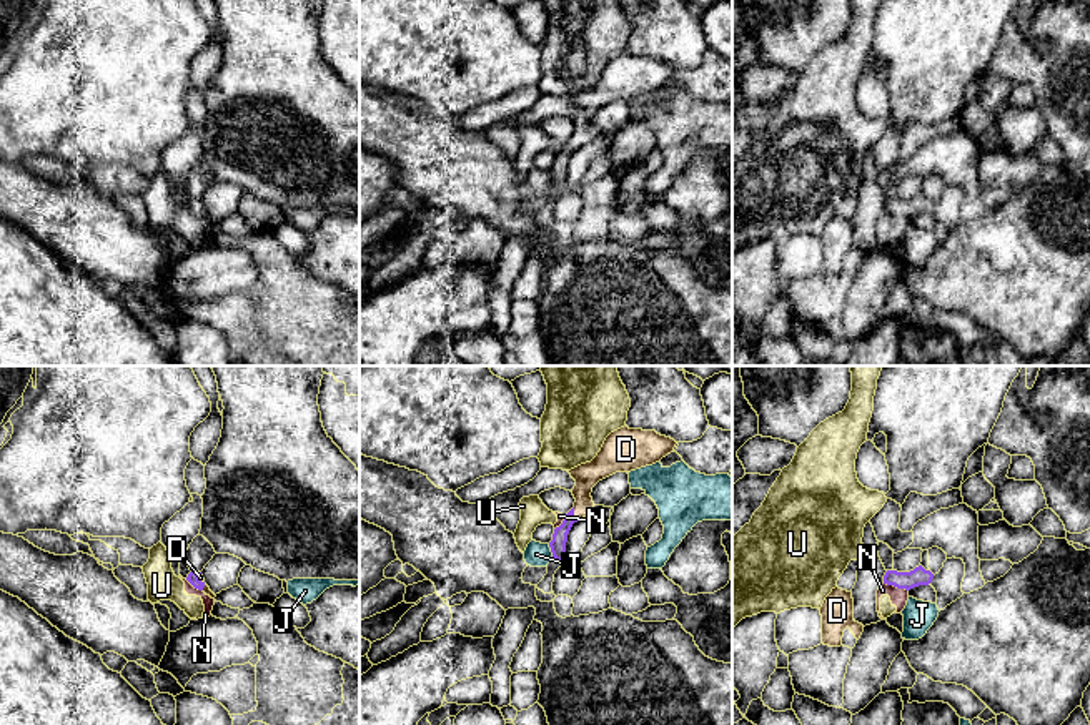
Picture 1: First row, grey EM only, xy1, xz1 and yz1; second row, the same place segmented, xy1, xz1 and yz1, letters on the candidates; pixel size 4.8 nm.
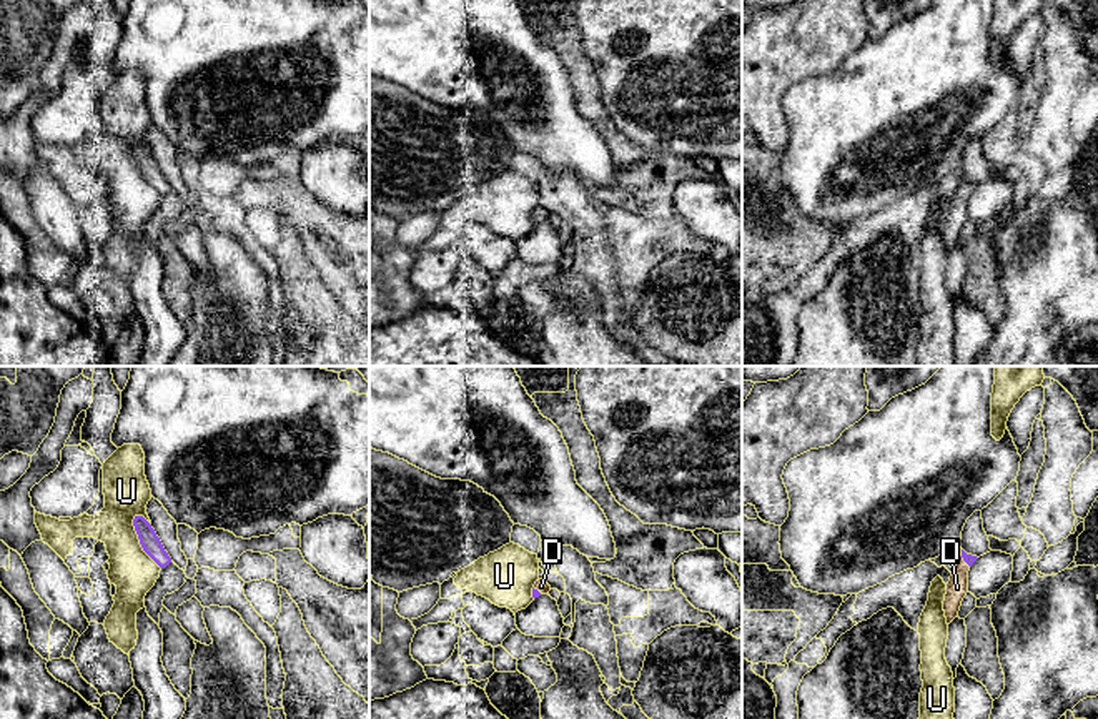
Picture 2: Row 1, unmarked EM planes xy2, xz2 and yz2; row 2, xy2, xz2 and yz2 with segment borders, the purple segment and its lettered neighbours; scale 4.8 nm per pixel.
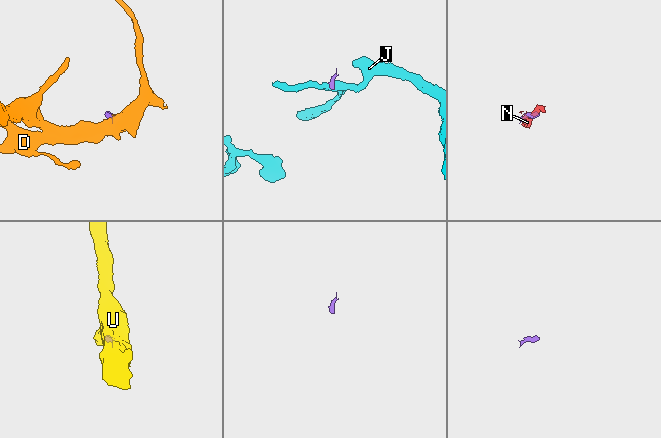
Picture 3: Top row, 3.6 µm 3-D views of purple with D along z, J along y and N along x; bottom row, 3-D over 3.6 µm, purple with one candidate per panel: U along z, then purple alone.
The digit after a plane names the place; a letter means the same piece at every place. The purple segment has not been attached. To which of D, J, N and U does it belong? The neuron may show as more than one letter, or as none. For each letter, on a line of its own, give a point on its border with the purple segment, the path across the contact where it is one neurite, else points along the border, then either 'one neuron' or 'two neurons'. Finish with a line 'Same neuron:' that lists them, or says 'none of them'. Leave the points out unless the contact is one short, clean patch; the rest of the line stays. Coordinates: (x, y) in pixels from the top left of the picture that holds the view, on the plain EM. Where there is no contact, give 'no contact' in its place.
D: contact xz1 (573, 142); one neuron
J: contact xz1 (551, 178); border xz1 (548, 172), (553, 185); two neurons
N: contact yz1 (896, 213); border yz1 (884, 210), (907, 218); two neurons
U: contact xy2 (140, 168); two neurons
Same neuron: D

